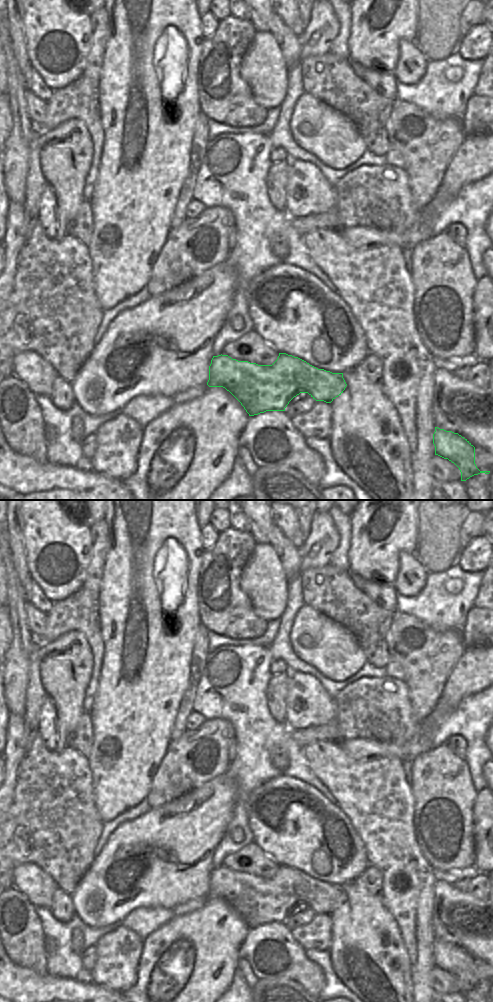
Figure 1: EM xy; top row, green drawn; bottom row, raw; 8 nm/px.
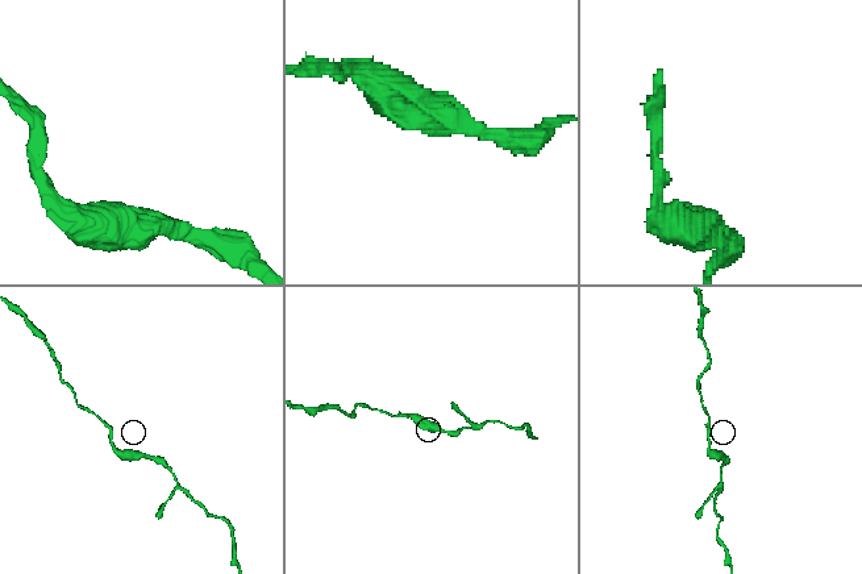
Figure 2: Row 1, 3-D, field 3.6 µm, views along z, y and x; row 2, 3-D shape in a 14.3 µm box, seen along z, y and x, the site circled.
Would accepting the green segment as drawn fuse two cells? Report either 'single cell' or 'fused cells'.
fused cells

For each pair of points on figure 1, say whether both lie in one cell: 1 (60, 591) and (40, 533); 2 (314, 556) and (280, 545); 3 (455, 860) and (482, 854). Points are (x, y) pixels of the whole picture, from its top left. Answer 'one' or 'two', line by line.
1: one
2: two
3: two

